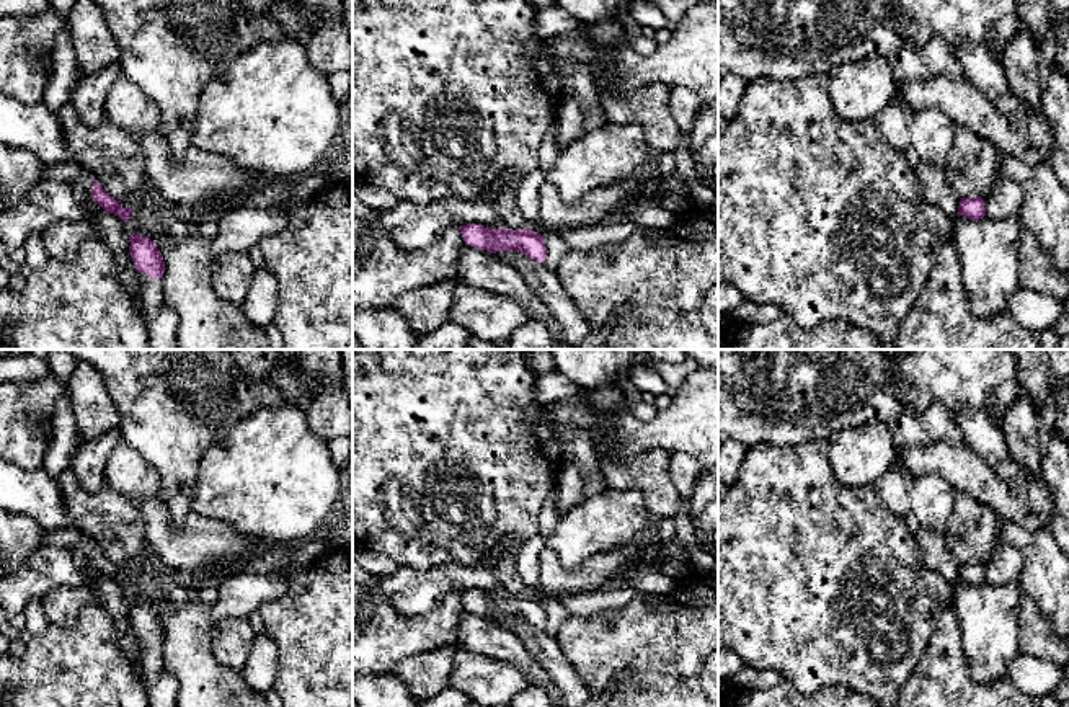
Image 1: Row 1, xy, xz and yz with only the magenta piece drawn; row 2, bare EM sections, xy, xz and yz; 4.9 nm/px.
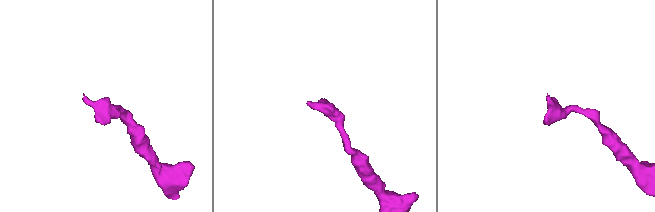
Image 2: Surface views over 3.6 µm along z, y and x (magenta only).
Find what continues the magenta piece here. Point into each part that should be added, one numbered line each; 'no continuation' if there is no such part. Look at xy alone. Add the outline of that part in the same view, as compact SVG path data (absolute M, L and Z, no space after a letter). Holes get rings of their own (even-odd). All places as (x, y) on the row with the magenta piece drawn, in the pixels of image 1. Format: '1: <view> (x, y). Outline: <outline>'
1: xy (69, 172). Outline: M72 162L46 165L46 170L41 175L39 181L46 178L55 181L77 183L83 186L86 191L91 191L95 186L93 175Z
2: xy (150, 289). Outline: M145 273L140 278L140 304L144 310L155 312L163 304L162 279L152 279Z

